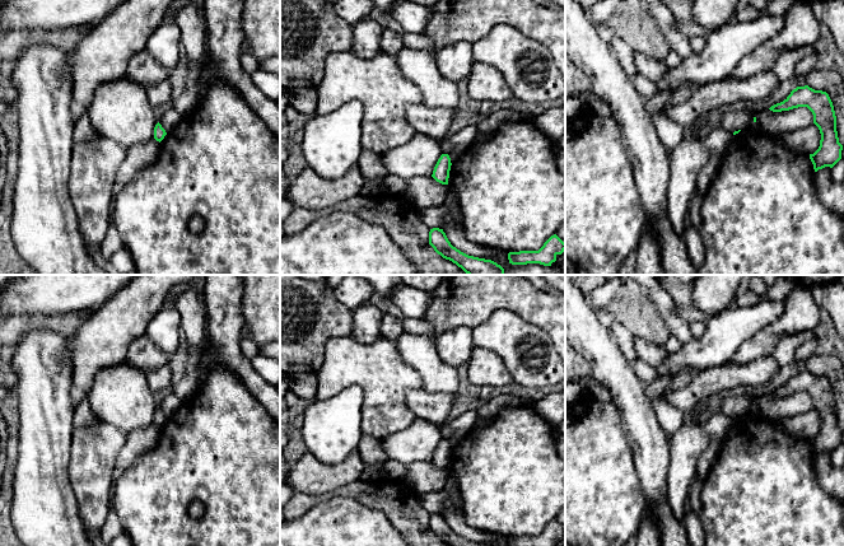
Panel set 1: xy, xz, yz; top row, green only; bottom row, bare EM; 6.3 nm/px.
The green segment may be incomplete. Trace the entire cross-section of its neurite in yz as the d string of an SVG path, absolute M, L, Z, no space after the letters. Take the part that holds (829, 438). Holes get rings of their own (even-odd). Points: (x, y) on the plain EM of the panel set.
M808 370L797 372L780 388L771 391L773 397L807 392L813 400L813 409L821 419L820 431L810 439L815 457L825 452L833 453L841 444L843 430L836 416L836 401L833 387L826 377L815 375Z

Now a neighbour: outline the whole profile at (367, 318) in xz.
M364 304L353 311L351 337L362 344L370 344L381 337L383 313L373 304Z

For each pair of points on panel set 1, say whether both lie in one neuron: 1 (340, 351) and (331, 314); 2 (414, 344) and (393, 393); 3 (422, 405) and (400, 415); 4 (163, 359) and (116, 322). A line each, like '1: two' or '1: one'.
1: two
2: two
3: two
4: two

